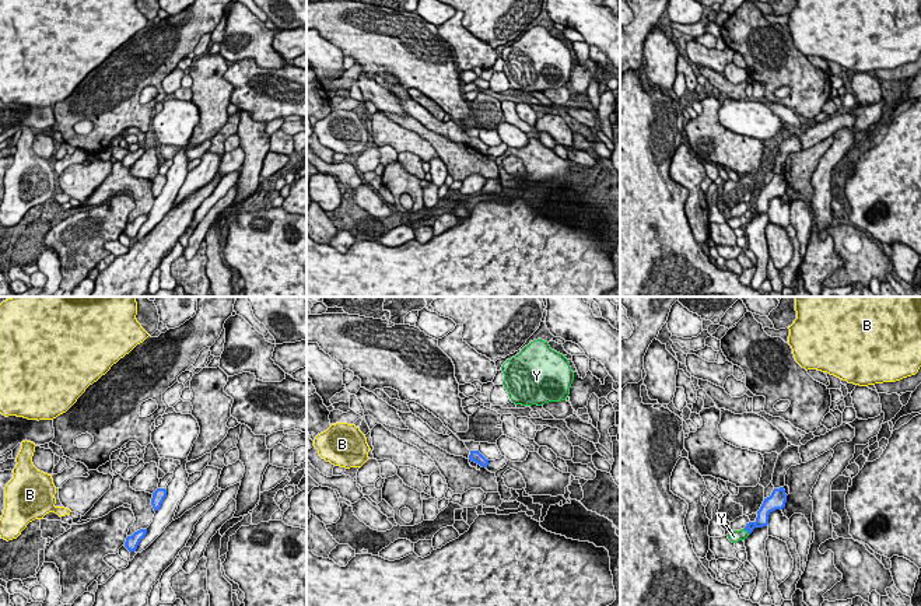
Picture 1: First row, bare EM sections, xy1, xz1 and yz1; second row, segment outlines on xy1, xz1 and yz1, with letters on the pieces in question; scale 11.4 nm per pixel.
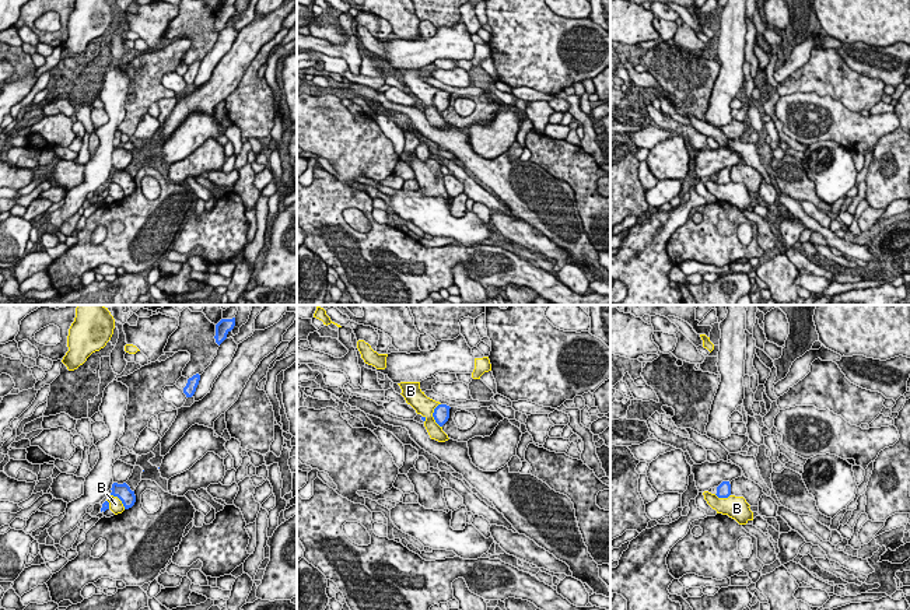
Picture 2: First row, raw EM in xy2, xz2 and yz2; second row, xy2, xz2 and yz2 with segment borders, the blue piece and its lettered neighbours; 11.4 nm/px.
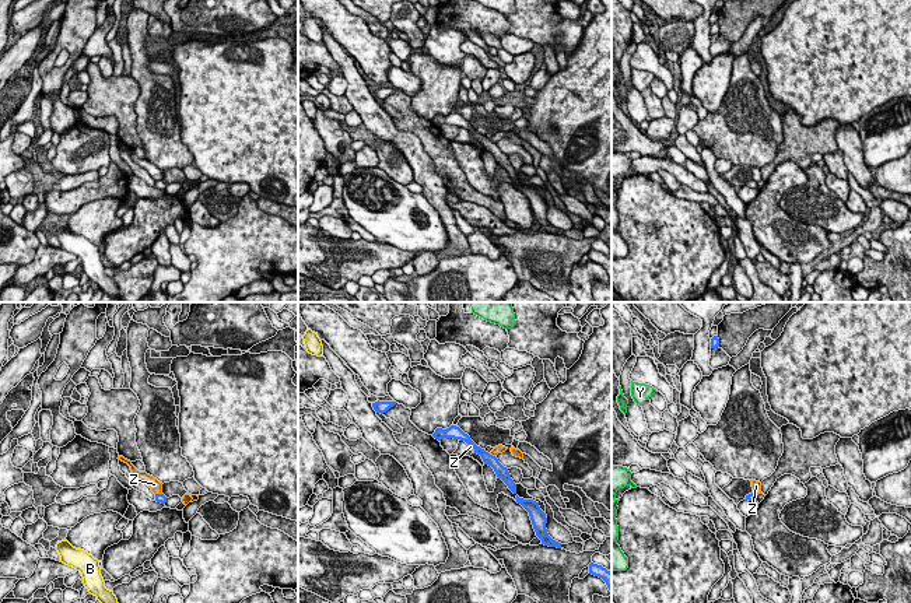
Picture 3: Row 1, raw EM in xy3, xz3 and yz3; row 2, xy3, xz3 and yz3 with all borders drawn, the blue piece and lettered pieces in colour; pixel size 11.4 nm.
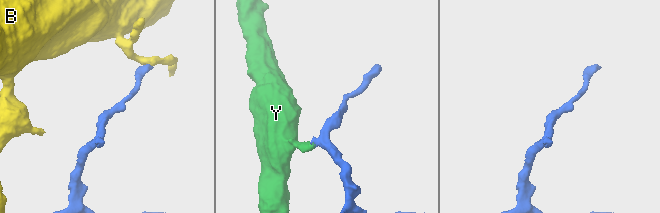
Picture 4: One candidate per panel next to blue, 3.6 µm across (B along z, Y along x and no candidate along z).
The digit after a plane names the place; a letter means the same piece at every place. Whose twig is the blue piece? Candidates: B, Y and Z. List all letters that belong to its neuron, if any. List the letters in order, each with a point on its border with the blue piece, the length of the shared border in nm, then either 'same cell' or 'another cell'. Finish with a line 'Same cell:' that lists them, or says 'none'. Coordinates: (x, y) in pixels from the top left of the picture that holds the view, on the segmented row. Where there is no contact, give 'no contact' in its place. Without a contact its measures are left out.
B: contact xz2 (433, 416); length 280 nm; another cell
Y: contact yz1 (746, 529); length 110 nm; same cell
Z: contact xy3 (158, 494); length 80 nm; another cell
Same cell: Y

